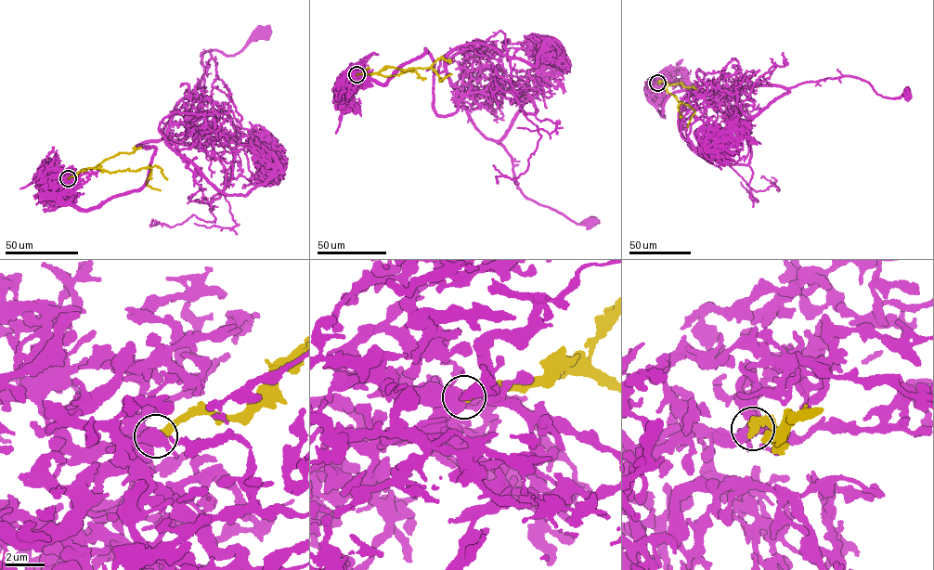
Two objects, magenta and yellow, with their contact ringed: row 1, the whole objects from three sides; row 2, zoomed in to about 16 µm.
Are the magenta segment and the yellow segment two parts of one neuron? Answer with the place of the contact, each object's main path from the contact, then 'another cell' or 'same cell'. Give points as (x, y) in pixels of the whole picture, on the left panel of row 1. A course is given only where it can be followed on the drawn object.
at (68, 178); magenta runs (68, 178), (54, 193), (84, 209), (136, 191), (155, 148), (135, 147), (196, 91), (201, 55), (261, 31); yellow runs (68, 178), (88, 168), (110, 173), (148, 167), (150, 170), (146, 184), (161, 190); another cell

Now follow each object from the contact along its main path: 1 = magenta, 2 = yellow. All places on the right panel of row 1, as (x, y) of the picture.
1: (657, 83), (645, 93), (664, 117), (678, 91), (735, 100), (748, 85), (847, 75), (883, 97), (906, 91)
2: (657, 83), (665, 81), (668, 92), (694, 110), (687, 127)

